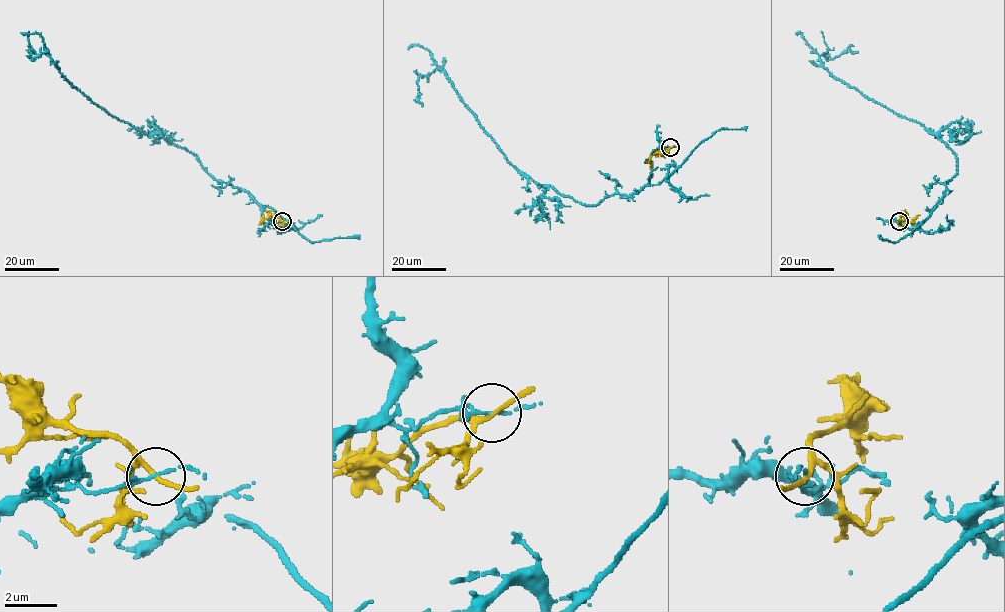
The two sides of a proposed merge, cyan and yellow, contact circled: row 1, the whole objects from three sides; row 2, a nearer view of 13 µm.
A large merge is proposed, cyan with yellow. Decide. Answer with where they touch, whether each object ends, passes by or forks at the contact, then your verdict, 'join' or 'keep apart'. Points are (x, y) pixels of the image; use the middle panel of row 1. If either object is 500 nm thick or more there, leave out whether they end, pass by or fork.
place (670, 147); cyan passes by; yellow forks; keep apart

